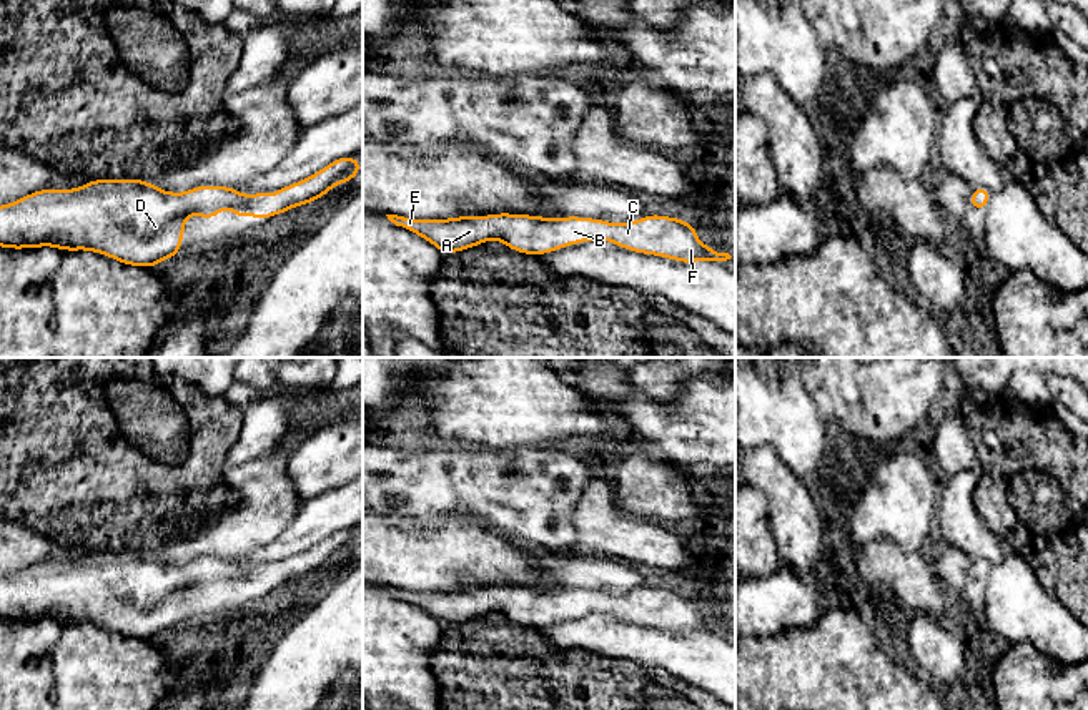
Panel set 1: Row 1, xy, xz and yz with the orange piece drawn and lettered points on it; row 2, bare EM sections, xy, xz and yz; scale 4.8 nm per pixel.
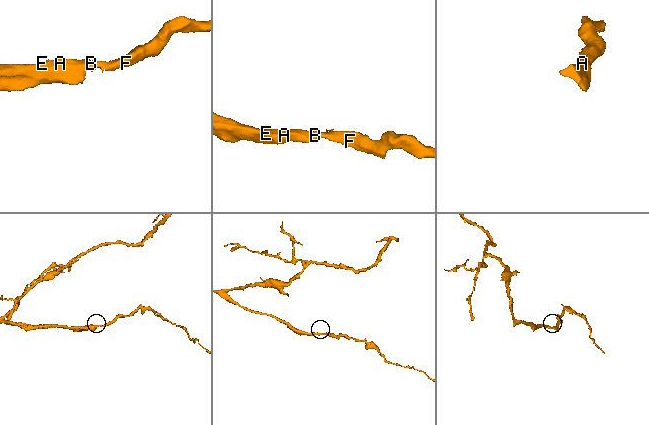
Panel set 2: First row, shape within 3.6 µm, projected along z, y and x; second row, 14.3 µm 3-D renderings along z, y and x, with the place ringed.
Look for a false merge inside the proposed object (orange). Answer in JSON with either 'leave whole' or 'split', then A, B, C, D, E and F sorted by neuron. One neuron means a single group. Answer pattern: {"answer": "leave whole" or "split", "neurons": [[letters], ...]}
{"answer": "leave whole", "neurons": [["A", "B", "C", "D", "E", "F"]]}

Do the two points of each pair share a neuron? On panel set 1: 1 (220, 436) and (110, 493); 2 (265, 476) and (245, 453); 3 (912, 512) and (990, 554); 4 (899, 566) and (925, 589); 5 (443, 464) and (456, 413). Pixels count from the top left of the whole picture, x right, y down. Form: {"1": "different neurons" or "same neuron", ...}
{"1": "same neuron", "2": "different neurons", "3": "different neurons", "4": "same neuron", "5": "different neurons"}

